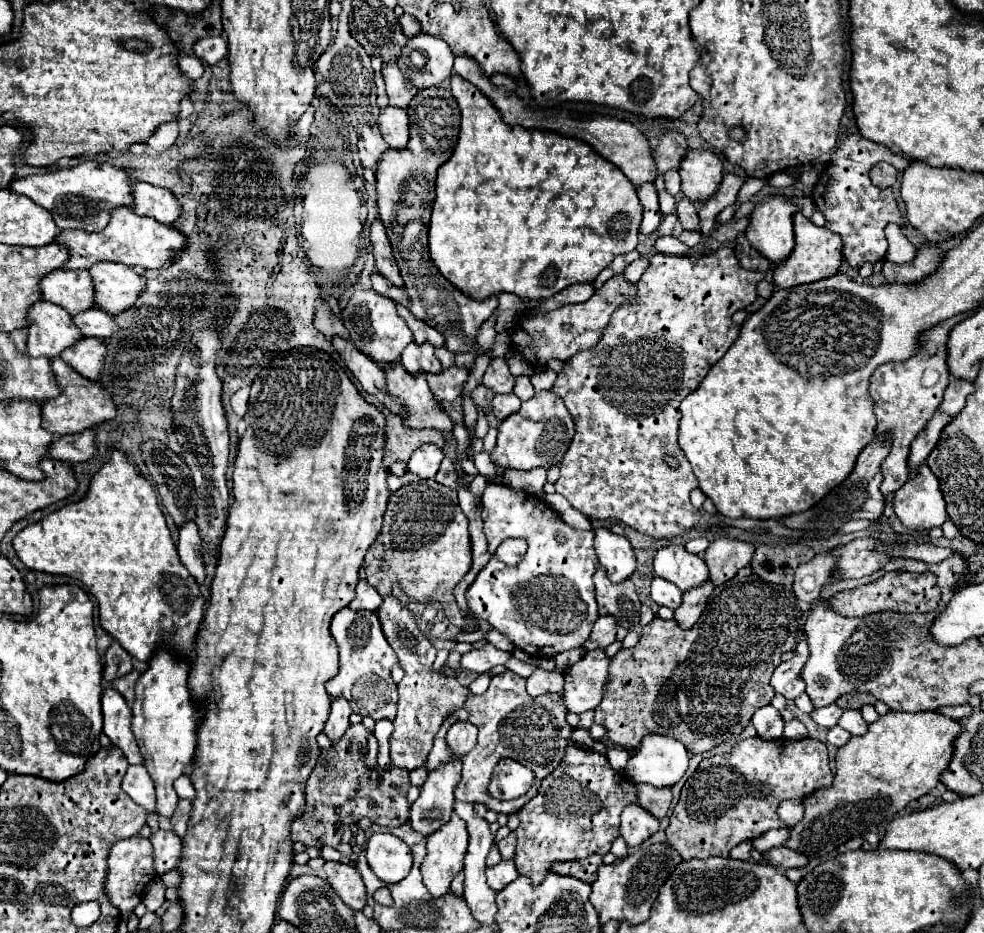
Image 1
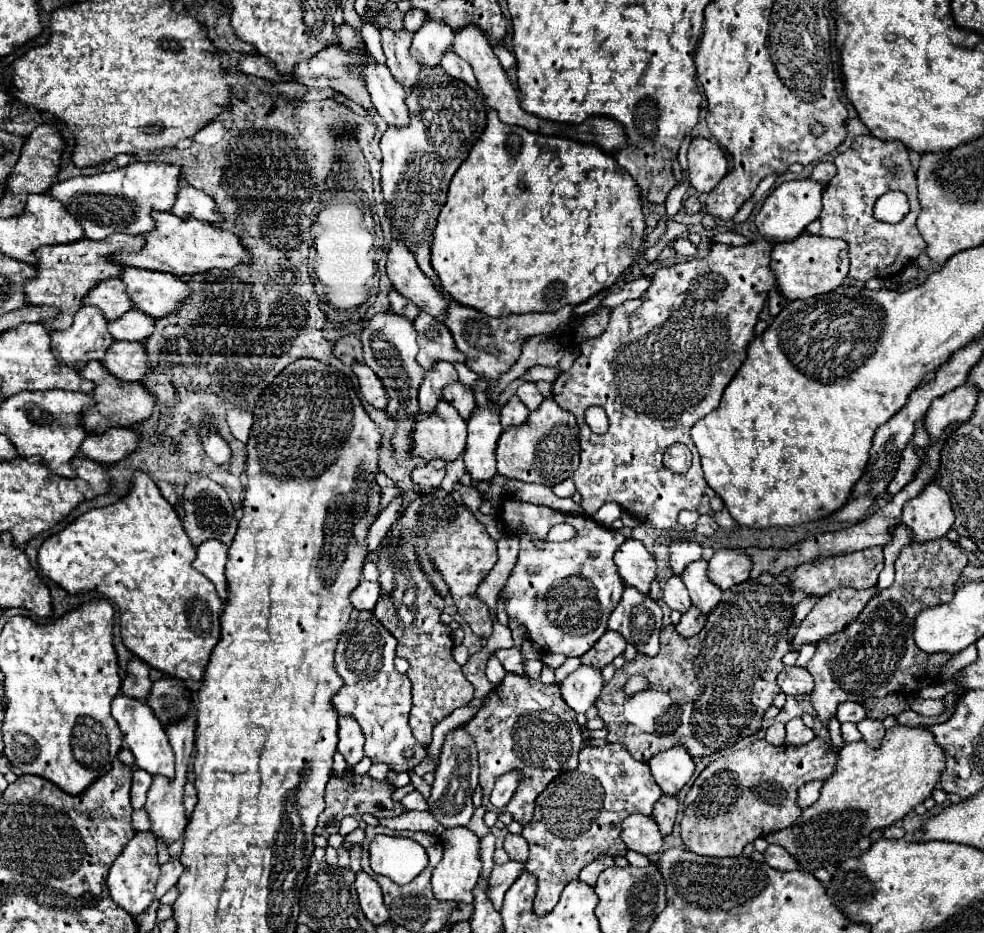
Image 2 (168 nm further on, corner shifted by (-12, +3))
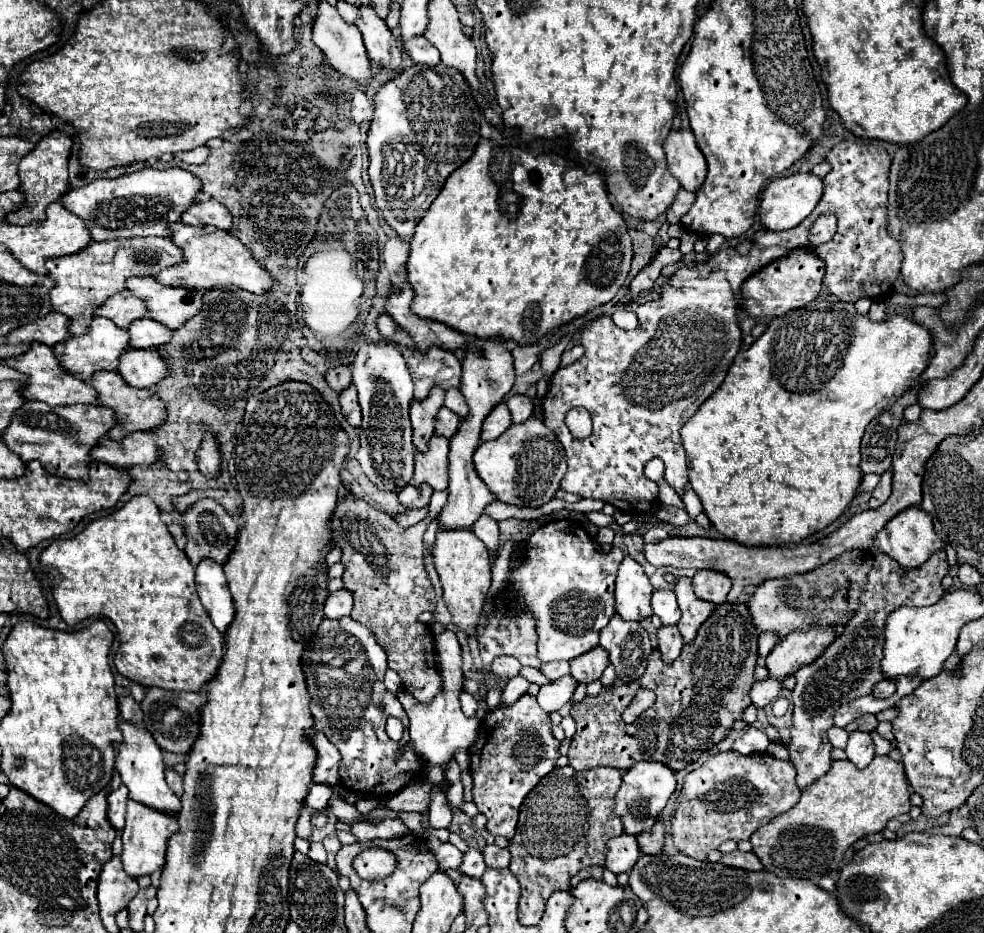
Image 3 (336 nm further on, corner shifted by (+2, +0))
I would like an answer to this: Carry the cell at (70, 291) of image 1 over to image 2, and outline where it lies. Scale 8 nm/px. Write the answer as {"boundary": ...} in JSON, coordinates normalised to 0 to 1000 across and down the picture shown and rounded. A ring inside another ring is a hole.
{"boundary":[[[109,299],[101,303],[86,320],[86,327],[101,329],[109,342],[121,342],[125,335],[133,333],[137,327],[129,314],[129,308],[123,299]]]}

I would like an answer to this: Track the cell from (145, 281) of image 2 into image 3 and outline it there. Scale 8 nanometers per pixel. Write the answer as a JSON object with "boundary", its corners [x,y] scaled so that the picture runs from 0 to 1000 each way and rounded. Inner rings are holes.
{"boundary":[[[131,298],[129,311],[147,324],[151,341],[168,347],[174,354],[196,341],[206,326],[204,311],[166,307],[160,304],[155,298]]]}

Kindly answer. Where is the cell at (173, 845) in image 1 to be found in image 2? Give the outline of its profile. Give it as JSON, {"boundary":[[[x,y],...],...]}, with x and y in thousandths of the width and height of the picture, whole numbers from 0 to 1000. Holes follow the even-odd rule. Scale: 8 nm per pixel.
{"boundary":[[[174,921],[172,925],[168,925],[164,929],[164,938],[162,938],[162,944],[158,949],[158,961],[166,961],[174,951],[180,949],[182,944],[182,938],[186,936],[186,927],[182,921]]]}

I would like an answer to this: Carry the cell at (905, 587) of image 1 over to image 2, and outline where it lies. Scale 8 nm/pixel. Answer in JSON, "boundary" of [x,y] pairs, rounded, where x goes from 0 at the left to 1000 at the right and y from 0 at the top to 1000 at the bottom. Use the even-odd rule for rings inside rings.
{"boundary":[[[889,629],[885,631],[849,631],[836,638],[818,666],[810,672],[808,683],[804,685],[806,698],[812,698],[814,691],[826,689],[830,691],[842,681],[853,678],[859,674],[869,661],[877,655],[881,644],[889,638]]]}

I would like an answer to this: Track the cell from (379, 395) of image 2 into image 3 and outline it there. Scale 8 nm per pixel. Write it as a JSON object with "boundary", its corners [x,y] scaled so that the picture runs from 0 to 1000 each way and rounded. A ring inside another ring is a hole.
{"boundary":[[[359,412],[355,416],[351,416],[345,422],[345,431],[347,431],[347,442],[353,446],[355,454],[365,459],[367,457],[367,435],[363,429],[363,416],[359,416]]]}

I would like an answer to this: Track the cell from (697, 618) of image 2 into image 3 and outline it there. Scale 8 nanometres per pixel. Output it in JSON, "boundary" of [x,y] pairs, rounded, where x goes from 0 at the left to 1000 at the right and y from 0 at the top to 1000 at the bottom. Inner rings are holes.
{"boundary":[[[672,671],[668,677],[668,684],[670,684],[668,695],[670,695],[672,703],[676,705],[676,710],[684,710],[692,701],[692,695],[694,695],[694,684],[690,680],[690,673],[688,671]]]}

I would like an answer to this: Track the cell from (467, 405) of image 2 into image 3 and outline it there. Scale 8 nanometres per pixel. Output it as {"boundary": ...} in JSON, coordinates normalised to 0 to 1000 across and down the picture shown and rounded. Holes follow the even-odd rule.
{"boundary":[[[452,435],[442,446],[442,463],[448,467],[458,469],[460,463],[464,463],[464,454],[466,454],[466,446]]]}

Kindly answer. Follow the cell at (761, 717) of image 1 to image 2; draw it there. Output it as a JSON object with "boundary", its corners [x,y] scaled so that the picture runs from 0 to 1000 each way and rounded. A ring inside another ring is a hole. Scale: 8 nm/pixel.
{"boundary":[[[788,773],[779,783],[777,783],[777,792],[784,798],[796,798],[798,796],[798,777]]]}

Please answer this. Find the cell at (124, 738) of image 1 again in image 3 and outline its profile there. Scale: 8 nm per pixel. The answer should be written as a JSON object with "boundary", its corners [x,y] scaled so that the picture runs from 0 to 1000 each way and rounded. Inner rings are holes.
{"boundary":[[[121,772],[121,782],[125,787],[125,793],[117,797],[119,802],[117,823],[123,830],[125,840],[131,845],[131,855],[143,862],[149,862],[153,866],[160,866],[164,870],[182,870],[184,868],[182,855],[176,851],[176,847],[172,847],[168,838],[168,819],[164,812],[164,802],[160,802],[160,795],[155,793],[155,789],[151,789],[147,780],[137,778],[129,772]]]}

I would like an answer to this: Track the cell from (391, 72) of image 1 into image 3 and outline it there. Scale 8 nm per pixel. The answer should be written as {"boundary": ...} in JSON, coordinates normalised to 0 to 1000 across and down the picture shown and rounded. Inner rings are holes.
{"boundary":[[[367,6],[363,30],[369,36],[373,58],[379,66],[385,66],[393,77],[408,77],[408,45],[399,39],[399,34],[393,30],[391,21],[387,21],[379,9]]]}

